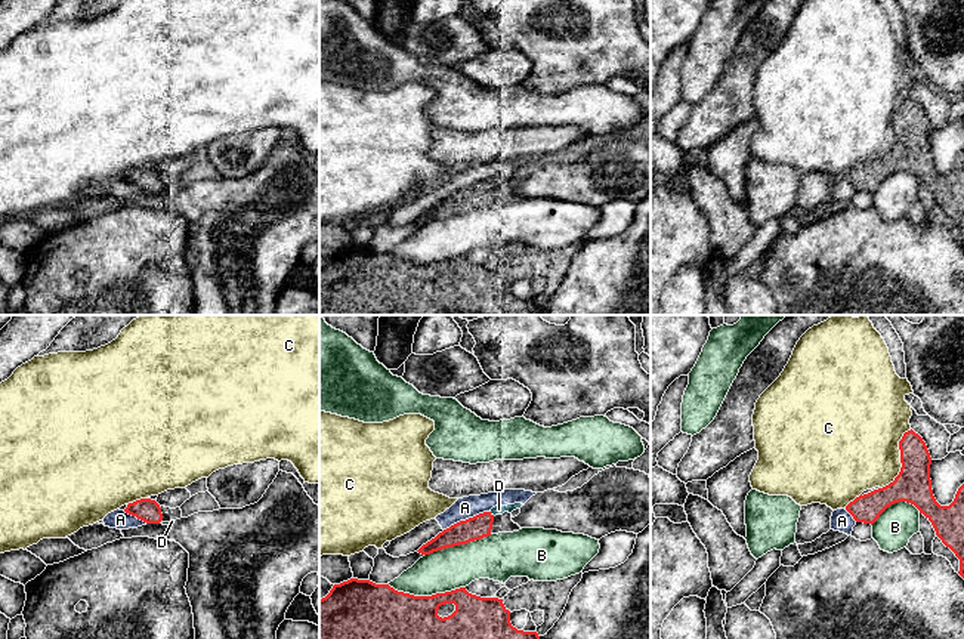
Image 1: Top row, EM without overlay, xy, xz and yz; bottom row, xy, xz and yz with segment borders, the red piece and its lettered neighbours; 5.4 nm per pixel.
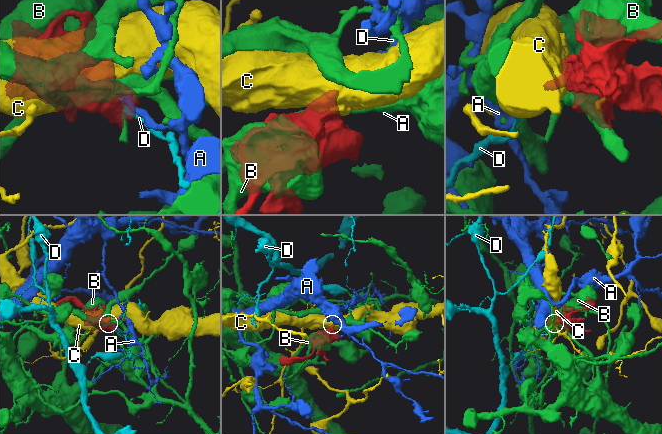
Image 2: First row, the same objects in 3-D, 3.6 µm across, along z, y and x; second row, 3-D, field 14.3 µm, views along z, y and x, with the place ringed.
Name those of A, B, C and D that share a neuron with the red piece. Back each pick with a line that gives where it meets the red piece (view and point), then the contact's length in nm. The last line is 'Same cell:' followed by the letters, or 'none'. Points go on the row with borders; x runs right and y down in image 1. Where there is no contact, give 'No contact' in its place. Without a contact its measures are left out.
Same cell: none

